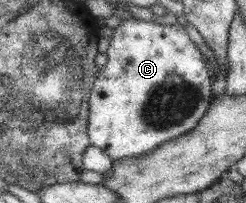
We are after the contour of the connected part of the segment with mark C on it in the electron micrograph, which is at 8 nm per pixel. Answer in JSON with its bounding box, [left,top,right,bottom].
[88,17,211,161]

